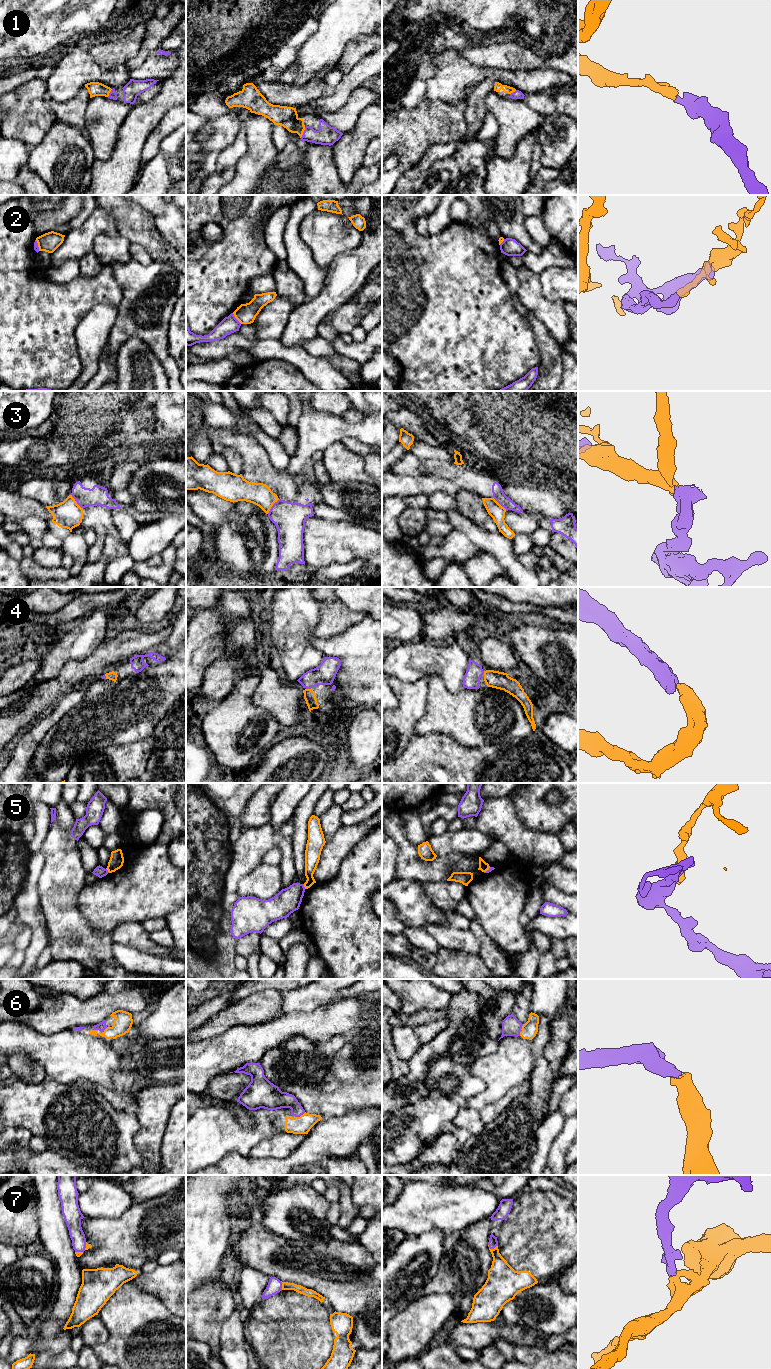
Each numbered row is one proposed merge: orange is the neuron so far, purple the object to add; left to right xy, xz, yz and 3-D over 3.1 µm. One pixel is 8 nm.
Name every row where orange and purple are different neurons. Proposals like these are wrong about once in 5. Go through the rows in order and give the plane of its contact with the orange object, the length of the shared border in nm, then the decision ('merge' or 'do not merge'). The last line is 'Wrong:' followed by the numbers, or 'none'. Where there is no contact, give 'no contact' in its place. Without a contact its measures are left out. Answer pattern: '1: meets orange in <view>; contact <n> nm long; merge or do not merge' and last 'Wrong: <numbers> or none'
1: meets orange in xz; contact 100 nm long; merge
2: meets orange in xz; contact 120 nm long; do not merge
3: meets orange in xz; contact 160 nm long; do not merge
4: meets orange in xz; contact 40 nm long; merge
5: meets orange in xz; contact 40 nm long; do not merge
6: meets orange in xz; contact 100 nm long; merge
7: meets orange in yz; contact 80 nm long; merge
Wrong: 2, 3, 5

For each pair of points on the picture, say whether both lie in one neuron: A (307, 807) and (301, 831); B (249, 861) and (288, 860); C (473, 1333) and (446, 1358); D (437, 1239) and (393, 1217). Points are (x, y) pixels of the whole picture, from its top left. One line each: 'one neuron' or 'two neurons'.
A: one neuron
B: one neuron
C: two neurons
D: two neurons

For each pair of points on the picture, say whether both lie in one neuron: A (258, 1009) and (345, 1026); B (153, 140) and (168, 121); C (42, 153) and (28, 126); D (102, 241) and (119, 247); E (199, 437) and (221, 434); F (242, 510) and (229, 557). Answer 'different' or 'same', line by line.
A: different
B: same
C: different
D: same
E: different
F: same

